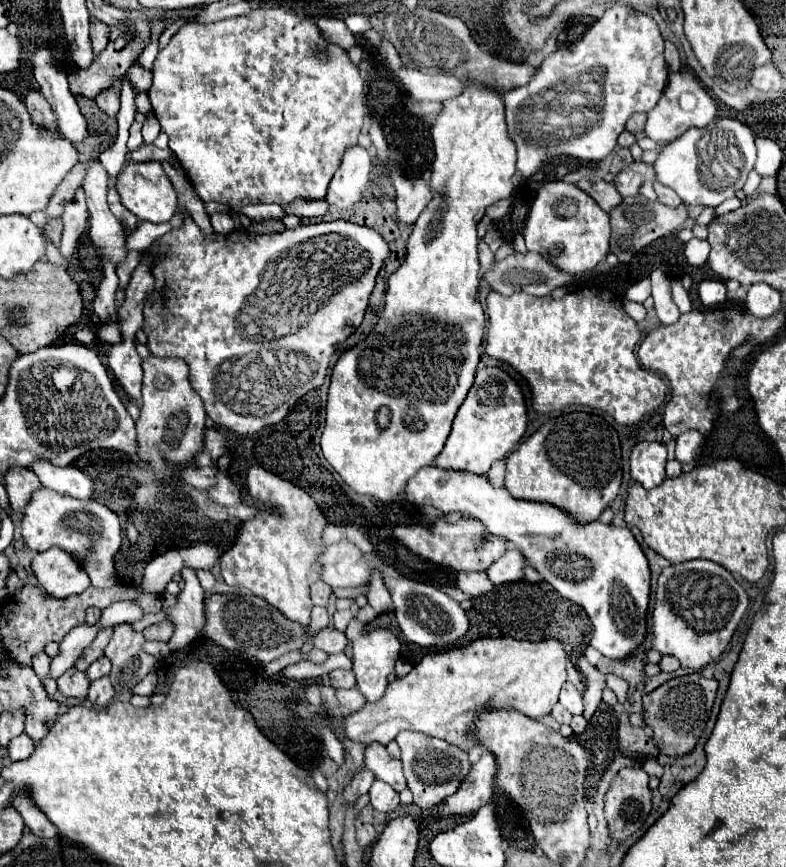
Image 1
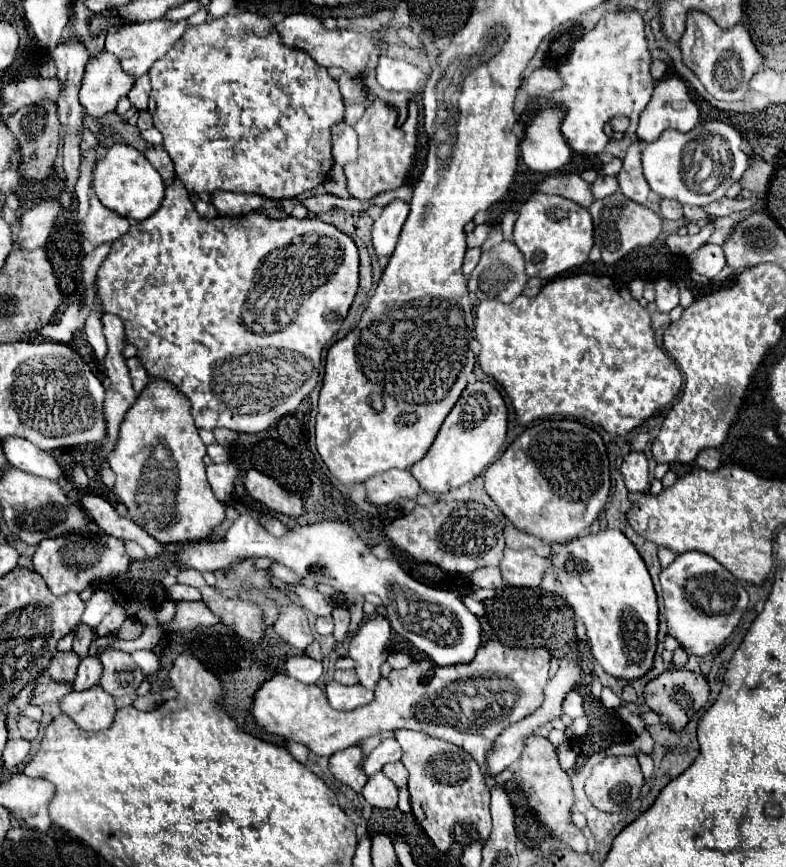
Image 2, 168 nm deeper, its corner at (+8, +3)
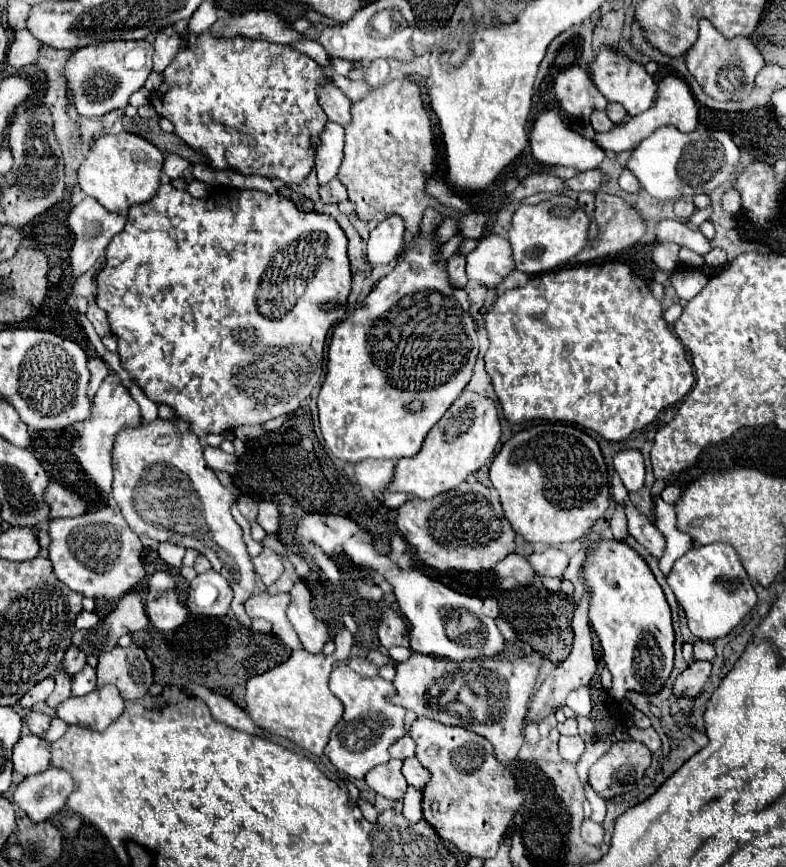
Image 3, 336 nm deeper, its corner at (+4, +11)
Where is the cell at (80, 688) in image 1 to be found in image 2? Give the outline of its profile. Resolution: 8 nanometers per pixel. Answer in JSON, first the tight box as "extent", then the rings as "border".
{"extent":[30,681,72,705],"border":[[[48,681],[48,683],[38,683],[34,687],[34,693],[30,697],[30,705],[44,705],[52,701],[60,701],[64,695],[72,691],[70,683],[60,683],[60,681]]]}

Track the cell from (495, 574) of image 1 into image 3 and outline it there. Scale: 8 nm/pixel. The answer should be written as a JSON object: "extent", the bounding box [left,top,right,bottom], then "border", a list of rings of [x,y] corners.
{"extent":[526,547,568,577],"border":[[[548,547],[544,551],[534,551],[526,559],[536,573],[546,575],[546,577],[562,577],[562,573],[568,565],[566,553],[558,547]]]}

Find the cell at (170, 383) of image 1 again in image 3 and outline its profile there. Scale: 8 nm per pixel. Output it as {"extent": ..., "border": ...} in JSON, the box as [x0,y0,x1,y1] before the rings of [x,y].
{"extent":[112,419,256,627],"border":[[[154,419],[148,425],[140,423],[138,427],[122,429],[112,449],[112,499],[138,535],[148,535],[160,543],[192,547],[206,555],[212,569],[224,575],[234,589],[234,615],[250,627],[244,601],[254,591],[256,573],[242,539],[242,529],[230,511],[238,493],[234,487],[220,483],[202,451],[200,437],[192,433],[190,423],[184,419]]]}

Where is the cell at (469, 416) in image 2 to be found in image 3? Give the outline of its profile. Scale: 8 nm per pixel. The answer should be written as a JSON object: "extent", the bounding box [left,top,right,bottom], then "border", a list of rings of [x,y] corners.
{"extent":[390,391,502,499],"border":[[[464,391],[444,413],[436,427],[428,433],[418,455],[410,459],[398,459],[394,481],[390,491],[412,493],[422,499],[434,497],[438,493],[450,491],[466,481],[468,475],[476,473],[484,463],[494,457],[494,449],[500,441],[502,427],[496,409],[496,401],[490,397],[478,395],[476,391]]]}

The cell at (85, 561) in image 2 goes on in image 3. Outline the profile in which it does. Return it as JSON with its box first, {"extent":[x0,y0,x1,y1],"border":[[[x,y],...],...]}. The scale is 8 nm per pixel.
{"extent":[48,503,144,599],"border":[[[108,503],[82,517],[50,519],[48,559],[58,581],[86,597],[120,599],[144,577],[140,539],[124,521],[118,505]]]}

